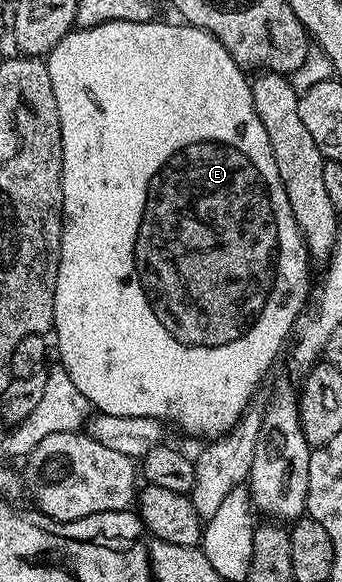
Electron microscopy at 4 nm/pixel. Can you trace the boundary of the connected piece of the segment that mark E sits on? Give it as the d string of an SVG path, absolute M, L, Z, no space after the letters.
M154 19L143 23L103 23L90 29L74 28L47 54L63 139L63 231L52 332L57 333L60 368L71 375L71 383L83 391L96 412L153 417L162 423L174 421L185 433L216 439L233 430L237 420L250 408L252 401L249 400L257 384L280 355L285 340L286 345L290 340L298 324L297 316L306 312L305 304L311 301L311 258L301 229L295 223L287 191L283 191L283 179L279 179L279 167L275 167L269 136L263 131L263 123L259 123L253 87L246 70L231 59L227 47L223 47L215 35L188 23L176 24L168 25Z

